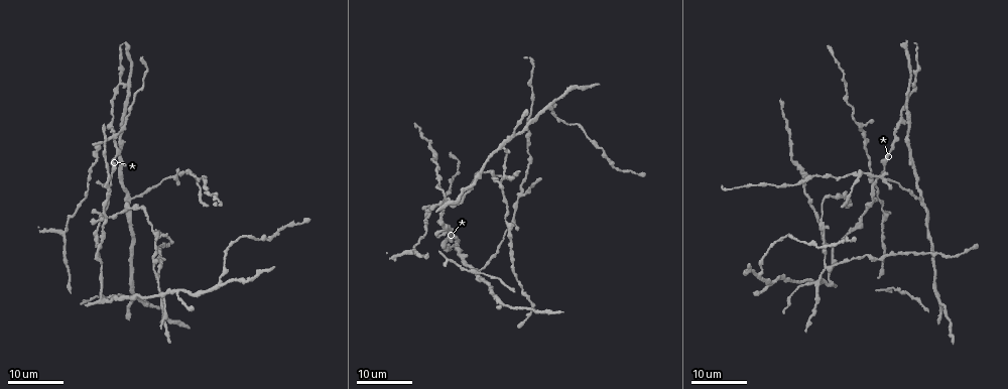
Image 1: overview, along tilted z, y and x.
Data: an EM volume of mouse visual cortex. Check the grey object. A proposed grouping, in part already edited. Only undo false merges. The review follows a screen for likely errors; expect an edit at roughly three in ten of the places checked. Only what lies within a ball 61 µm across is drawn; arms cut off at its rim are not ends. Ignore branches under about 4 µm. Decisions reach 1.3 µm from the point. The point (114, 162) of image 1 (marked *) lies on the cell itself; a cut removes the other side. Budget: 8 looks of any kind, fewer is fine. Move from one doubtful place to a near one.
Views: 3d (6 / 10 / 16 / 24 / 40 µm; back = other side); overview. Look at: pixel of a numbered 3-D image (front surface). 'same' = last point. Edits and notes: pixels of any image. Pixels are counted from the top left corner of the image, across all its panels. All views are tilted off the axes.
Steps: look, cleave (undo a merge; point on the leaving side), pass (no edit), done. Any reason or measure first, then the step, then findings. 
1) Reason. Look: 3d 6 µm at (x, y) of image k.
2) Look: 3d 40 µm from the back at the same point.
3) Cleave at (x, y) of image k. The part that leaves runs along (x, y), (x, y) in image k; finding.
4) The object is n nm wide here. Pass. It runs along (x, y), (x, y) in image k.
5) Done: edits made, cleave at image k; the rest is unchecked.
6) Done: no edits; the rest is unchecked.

Side arm on a straight run. Look: 3d 16 µm at (869, 203) of image 1.

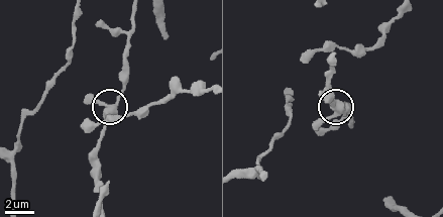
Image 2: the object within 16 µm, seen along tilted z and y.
Look: 3d 10 µm at (110, 108) of image 2.

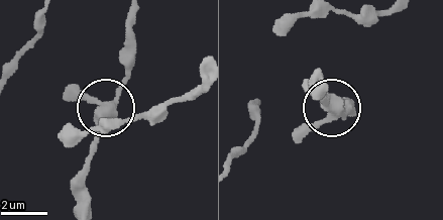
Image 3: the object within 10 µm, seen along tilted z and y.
Look: 3d 6 µm at (331, 111) of image 3.

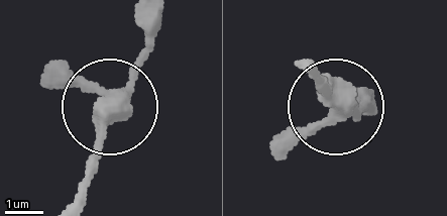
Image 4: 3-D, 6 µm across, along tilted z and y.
The object is 420 nm wide here. Pass. Continuous, no second cell.

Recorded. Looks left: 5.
Look: 3d 24 µm at (134, 197) of image 1.

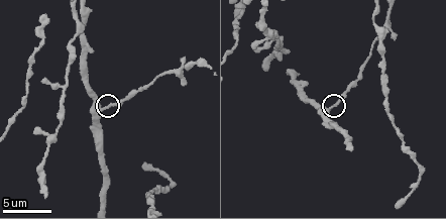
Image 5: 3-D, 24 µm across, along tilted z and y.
Closer look. Look: 3d 10 µm at (332, 109) of image 5.

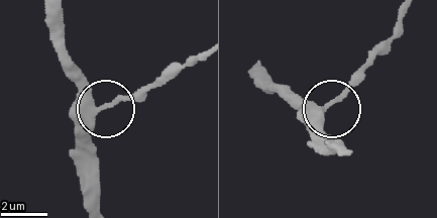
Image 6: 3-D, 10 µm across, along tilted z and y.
The object is 370 nm wide here. Pass. It runs along (56, 17), (62, 67), (100, 109), (88, 136), (72, 149) in image 6; all the same cell.

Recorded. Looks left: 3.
Three-way junction. Look: 3d 16 µm at (522, 192) of image 1.

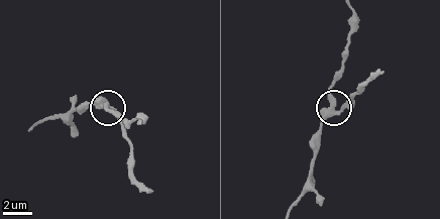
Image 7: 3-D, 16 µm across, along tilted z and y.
Look: 3d 10 µm at (331, 103) of image 7.

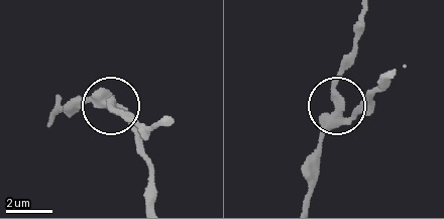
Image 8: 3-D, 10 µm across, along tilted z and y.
Look: 3d 10 µm from the back at (339, 102) of image 8.

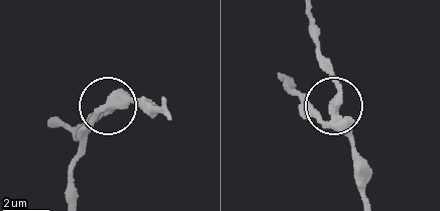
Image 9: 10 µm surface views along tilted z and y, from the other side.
The object is 290 nm wide here. Pass. It runs along (367, 200), (364, 165), (339, 111), (316, 110), (301, 101) in image 9; continuous, no second cell.

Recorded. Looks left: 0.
Done: no edits; the rest is unchecked.

